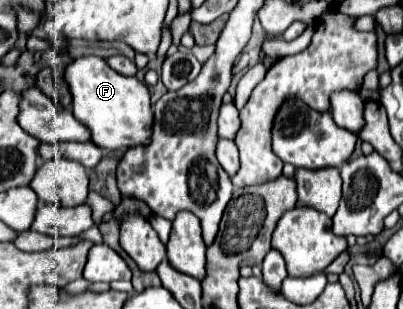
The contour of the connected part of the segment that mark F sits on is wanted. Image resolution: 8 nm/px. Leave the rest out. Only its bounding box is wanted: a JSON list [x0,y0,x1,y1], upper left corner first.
[63,55,151,151]

